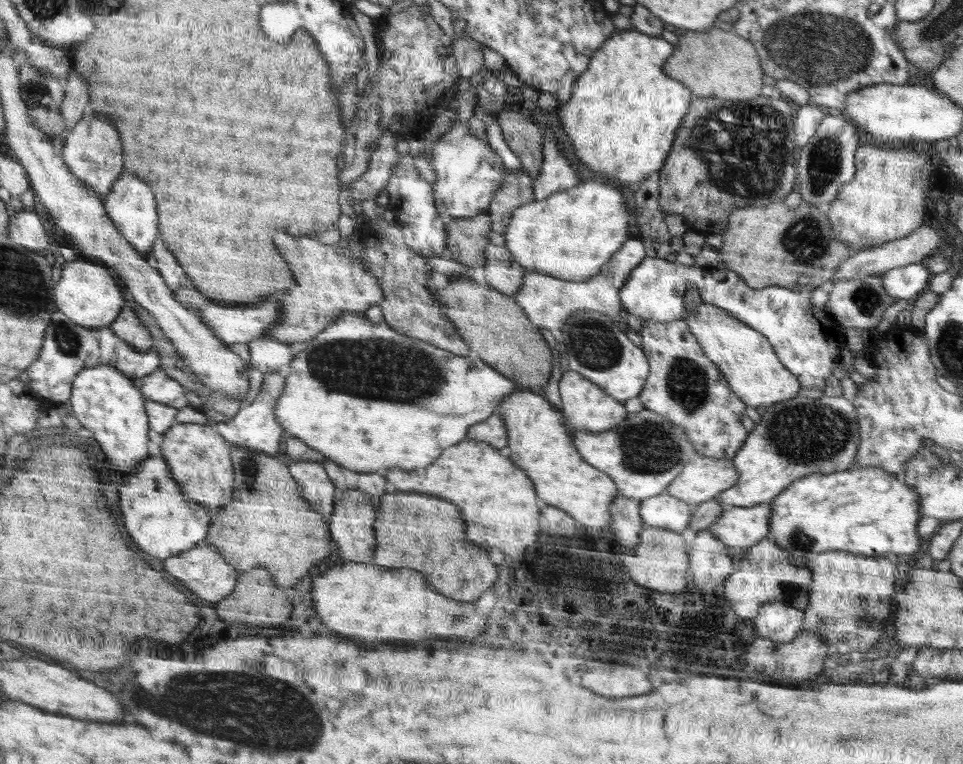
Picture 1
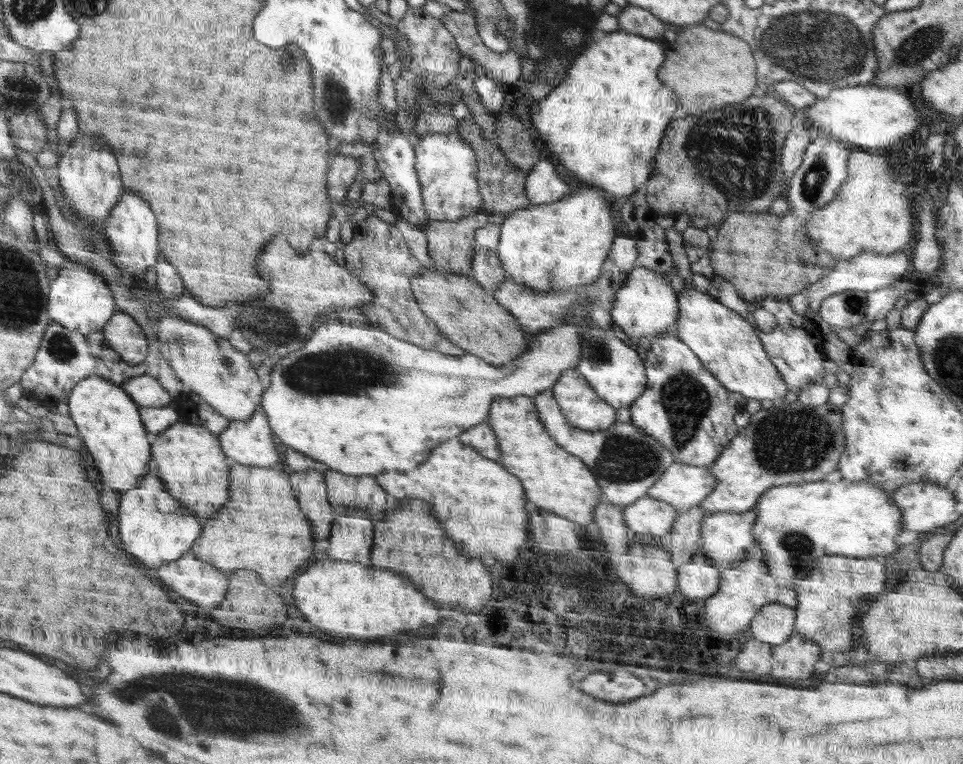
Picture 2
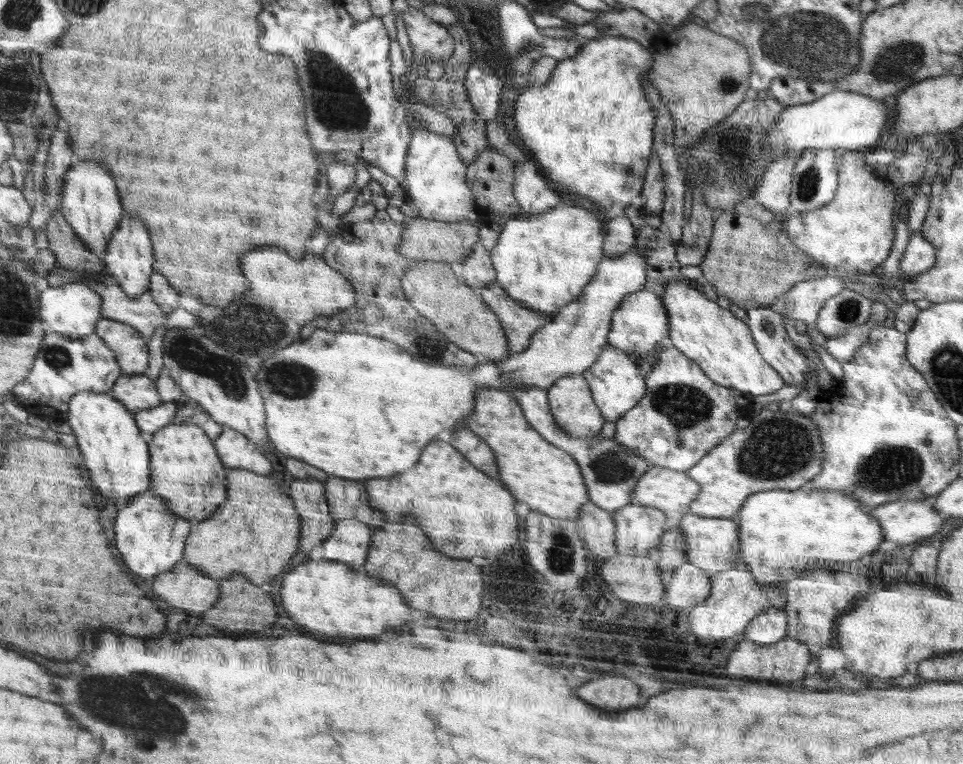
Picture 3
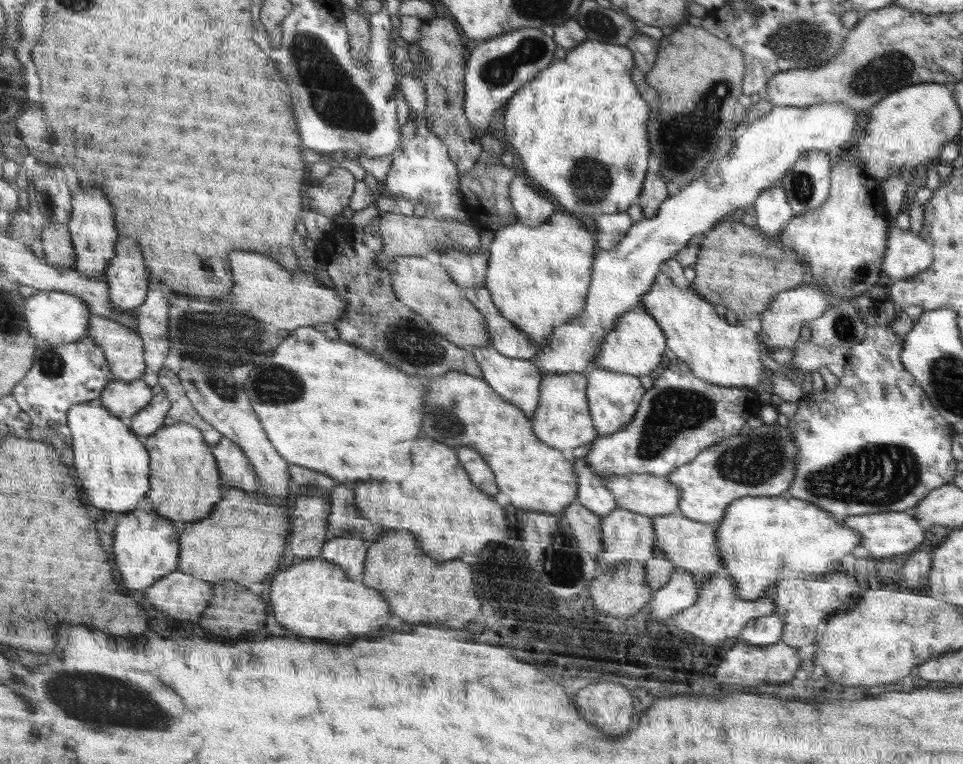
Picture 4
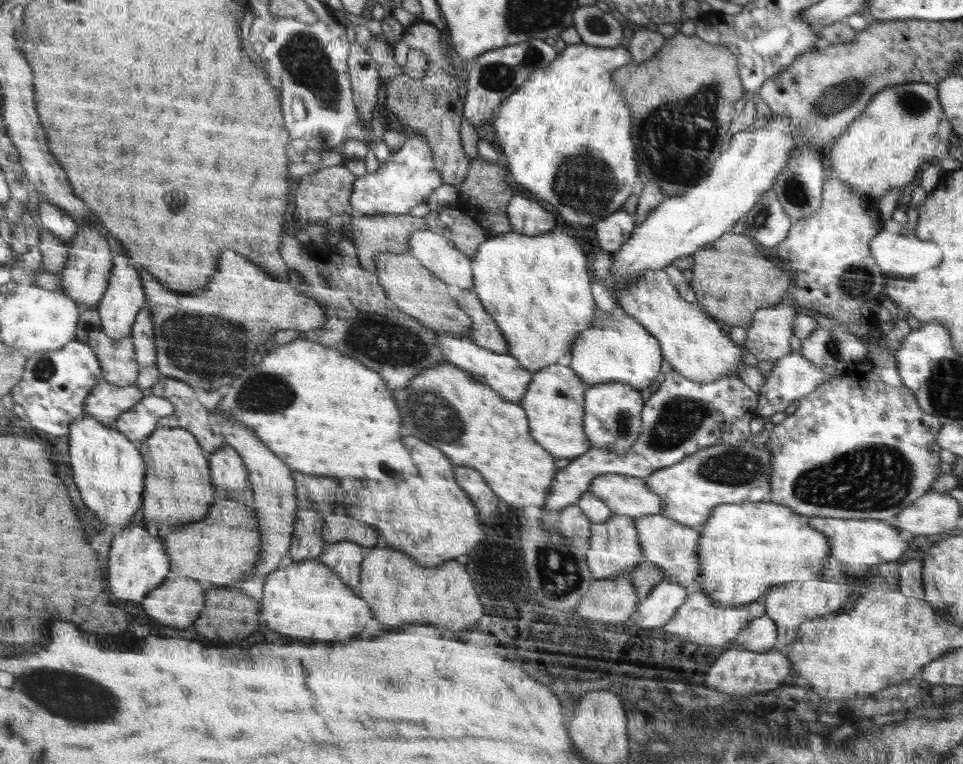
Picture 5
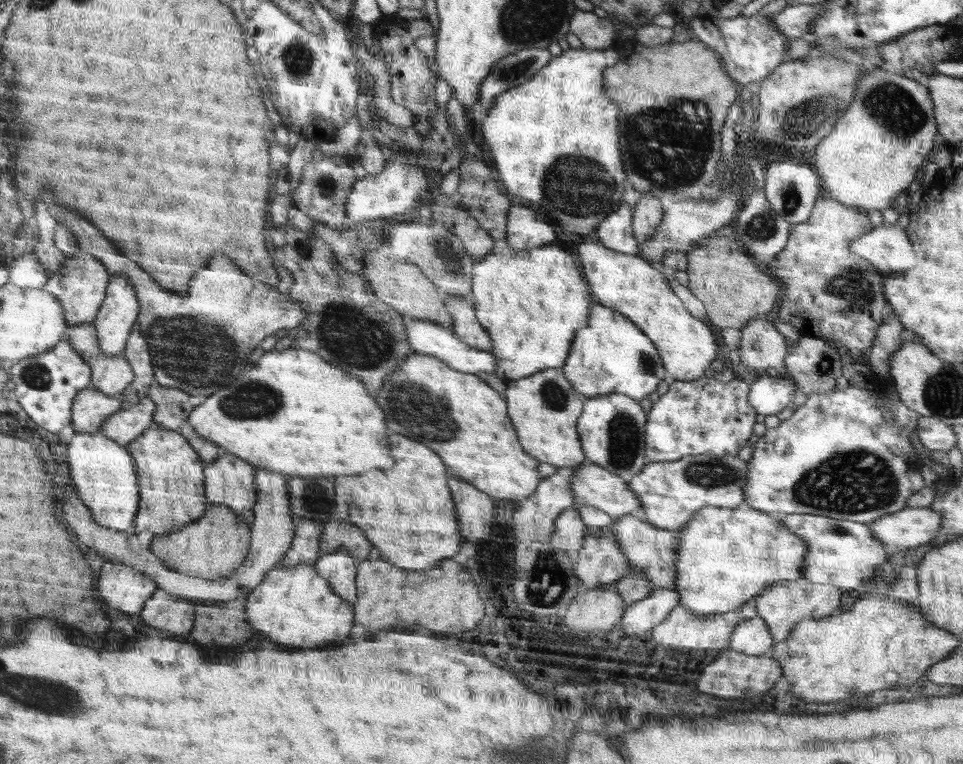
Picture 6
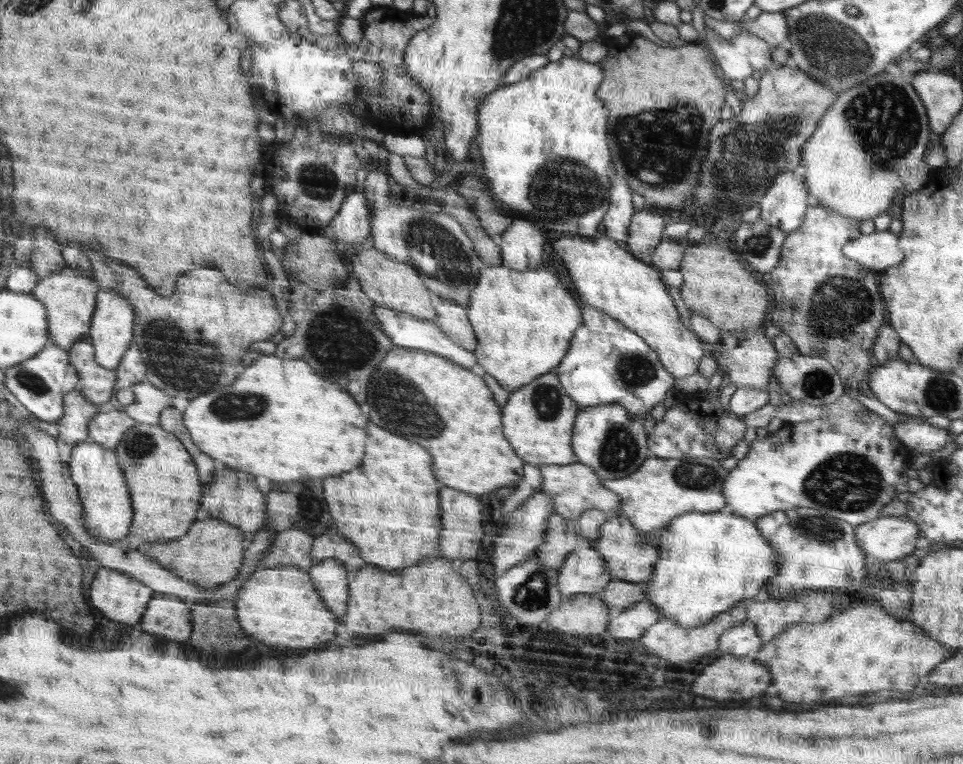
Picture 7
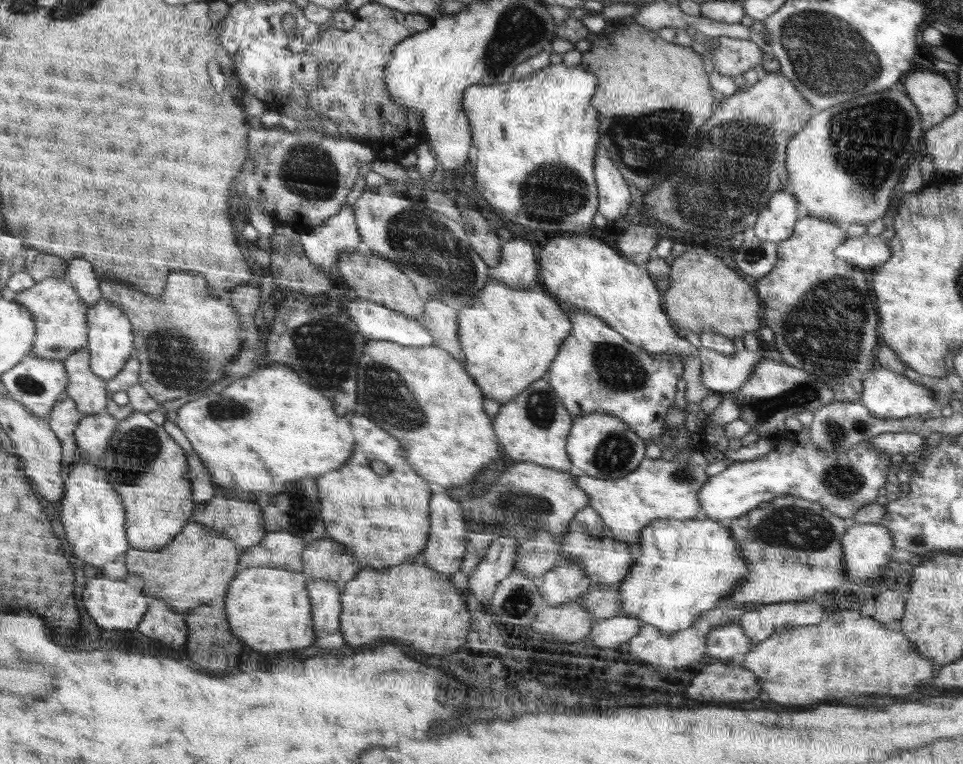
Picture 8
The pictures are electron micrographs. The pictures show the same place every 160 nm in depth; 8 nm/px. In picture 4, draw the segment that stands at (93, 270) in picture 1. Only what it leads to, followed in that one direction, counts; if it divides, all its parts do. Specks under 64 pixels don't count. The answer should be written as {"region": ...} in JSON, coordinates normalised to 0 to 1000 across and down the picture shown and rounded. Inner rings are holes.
{"region":[[[39,381],[38,385],[27,390],[24,401],[27,429],[38,448],[67,452],[83,445],[91,435],[96,408],[92,406],[91,397],[80,386],[64,381]]]}

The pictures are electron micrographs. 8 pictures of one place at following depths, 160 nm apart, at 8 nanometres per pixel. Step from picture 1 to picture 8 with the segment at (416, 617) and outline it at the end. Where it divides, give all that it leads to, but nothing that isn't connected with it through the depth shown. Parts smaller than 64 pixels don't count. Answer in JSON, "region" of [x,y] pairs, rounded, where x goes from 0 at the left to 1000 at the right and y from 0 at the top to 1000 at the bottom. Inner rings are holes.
{"region":[[[262,742],[251,745],[242,760],[238,762],[235,775],[234,802],[238,806],[238,821],[242,830],[251,835],[262,851],[276,853],[276,856],[289,856],[303,848],[318,848],[326,840],[326,822],[324,822],[324,801],[322,791],[325,791],[318,777],[319,754],[309,747],[299,746],[295,742]]]}

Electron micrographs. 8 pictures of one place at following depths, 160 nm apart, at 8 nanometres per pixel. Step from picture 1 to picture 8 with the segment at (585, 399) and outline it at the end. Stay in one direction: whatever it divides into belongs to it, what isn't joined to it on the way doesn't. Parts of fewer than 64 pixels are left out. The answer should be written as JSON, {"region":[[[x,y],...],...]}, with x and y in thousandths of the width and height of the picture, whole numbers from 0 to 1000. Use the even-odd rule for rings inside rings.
{"region":[[[566,492],[518,534],[512,562],[516,564],[516,575],[532,605],[553,605],[590,618],[595,613],[590,596],[590,573],[596,548]]]}

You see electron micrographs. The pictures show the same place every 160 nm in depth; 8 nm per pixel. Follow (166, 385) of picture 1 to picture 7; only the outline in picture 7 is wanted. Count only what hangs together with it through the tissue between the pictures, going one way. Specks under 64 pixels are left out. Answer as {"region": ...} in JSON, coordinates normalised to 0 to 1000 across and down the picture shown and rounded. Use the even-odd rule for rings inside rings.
{"region":[[[81,508],[69,516],[66,526],[67,545],[58,551],[60,579],[66,605],[74,603],[73,592],[81,580],[90,576],[90,558],[104,537],[102,529],[96,529],[85,520]]]}

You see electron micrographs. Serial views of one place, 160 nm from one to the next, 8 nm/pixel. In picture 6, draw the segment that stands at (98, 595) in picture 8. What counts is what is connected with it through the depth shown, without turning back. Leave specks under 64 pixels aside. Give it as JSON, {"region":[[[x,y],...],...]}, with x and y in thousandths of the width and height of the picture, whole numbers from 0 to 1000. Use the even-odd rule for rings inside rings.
{"region":[[[124,736],[108,738],[102,759],[102,775],[106,777],[106,787],[114,796],[127,798],[131,804],[143,804],[164,772],[163,763],[146,746],[134,741],[130,743]]]}

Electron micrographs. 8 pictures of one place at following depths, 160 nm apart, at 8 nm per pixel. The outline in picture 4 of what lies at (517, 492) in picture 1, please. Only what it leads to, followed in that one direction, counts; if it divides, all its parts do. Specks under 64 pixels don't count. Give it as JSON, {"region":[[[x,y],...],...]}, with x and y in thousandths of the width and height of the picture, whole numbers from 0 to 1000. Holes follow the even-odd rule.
{"region":[[[436,573],[430,584],[432,613],[420,631],[413,634],[413,639],[405,639],[399,631],[376,631],[366,636],[374,673],[407,694],[426,694],[432,699],[434,709],[438,709],[438,720],[455,734],[494,725],[509,707],[525,707],[528,691],[523,668],[490,636],[491,630],[478,610],[474,592],[457,579],[449,579],[447,573]]]}

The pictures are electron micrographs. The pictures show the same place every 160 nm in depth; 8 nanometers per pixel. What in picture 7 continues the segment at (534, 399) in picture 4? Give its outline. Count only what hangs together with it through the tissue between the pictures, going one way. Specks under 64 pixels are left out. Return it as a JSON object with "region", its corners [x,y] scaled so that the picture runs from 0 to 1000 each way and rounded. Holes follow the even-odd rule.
{"region":[[[393,401],[387,406],[388,414],[396,421],[397,435],[407,442],[411,454],[420,454],[433,459],[447,459],[451,463],[459,465],[461,469],[469,470],[481,480],[494,482],[495,465],[491,459],[486,459],[483,454],[476,453],[465,438],[457,431],[451,420],[432,416],[427,411],[420,411],[410,406],[401,406],[401,402]],[[413,408],[413,411],[411,411]]]}

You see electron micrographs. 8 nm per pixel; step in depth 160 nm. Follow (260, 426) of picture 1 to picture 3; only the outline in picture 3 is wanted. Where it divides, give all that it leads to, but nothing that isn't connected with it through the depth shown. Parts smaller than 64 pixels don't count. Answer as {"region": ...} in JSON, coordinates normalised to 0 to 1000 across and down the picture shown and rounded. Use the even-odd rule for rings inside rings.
{"region":[[[233,559],[229,569],[221,575],[225,593],[236,613],[252,613],[266,620],[280,622],[282,605],[278,589],[268,586],[254,568]]]}

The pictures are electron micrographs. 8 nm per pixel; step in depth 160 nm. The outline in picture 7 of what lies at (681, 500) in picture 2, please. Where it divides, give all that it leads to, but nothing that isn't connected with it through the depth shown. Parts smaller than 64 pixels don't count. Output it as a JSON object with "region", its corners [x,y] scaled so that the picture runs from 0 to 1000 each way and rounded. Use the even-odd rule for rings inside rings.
{"region":[[[602,605],[591,609],[560,609],[559,610],[563,622],[563,631],[559,637],[559,643],[562,641],[565,647],[574,652],[574,666],[576,673],[582,673],[584,678],[598,682],[604,671],[607,671],[613,666],[623,666],[627,670],[632,668],[642,673],[643,665],[645,664],[645,652],[637,643],[631,641],[627,635],[627,628],[619,619],[615,610],[609,610]]]}

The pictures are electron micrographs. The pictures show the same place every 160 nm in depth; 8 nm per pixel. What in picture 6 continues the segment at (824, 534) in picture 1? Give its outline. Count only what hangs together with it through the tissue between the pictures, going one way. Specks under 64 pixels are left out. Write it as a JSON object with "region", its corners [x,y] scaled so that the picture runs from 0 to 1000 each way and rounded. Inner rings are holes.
{"region":[[[768,660],[764,665],[732,664],[727,670],[721,671],[719,681],[714,682],[707,692],[706,719],[703,720],[703,760],[699,764],[698,772],[706,779],[706,792],[719,800],[723,806],[747,805],[769,797],[775,788],[790,781],[800,766],[810,760],[828,760],[832,757],[832,746],[836,743],[836,723],[838,712],[829,704],[828,699],[822,699],[811,682],[813,671],[802,673],[791,670],[784,665]]]}

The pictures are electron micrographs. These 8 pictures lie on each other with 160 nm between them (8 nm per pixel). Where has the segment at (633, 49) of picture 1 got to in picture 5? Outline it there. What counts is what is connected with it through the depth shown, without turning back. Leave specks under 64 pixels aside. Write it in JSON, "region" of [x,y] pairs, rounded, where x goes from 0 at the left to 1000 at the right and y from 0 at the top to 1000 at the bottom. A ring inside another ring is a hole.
{"region":[[[602,56],[589,59],[569,86],[557,90],[550,102],[526,126],[512,154],[515,182],[520,199],[528,208],[532,238],[555,254],[562,266],[573,267],[584,291],[600,298],[641,279],[657,254],[658,241],[667,230],[658,207],[658,188],[654,181],[654,139],[637,109],[634,94],[656,80],[652,64],[619,62]]]}

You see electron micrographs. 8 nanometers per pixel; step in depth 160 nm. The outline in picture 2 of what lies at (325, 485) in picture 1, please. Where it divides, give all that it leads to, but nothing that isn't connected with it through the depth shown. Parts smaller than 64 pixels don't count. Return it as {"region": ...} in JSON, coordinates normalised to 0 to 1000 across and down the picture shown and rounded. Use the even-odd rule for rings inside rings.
{"region":[[[318,615],[314,618],[301,619],[301,626],[305,628],[305,641],[309,641],[308,652],[314,654],[314,670],[326,688],[326,704],[339,708],[339,702],[343,699],[343,683],[345,683],[345,665],[339,652],[340,636],[336,636],[336,623],[334,618],[328,615]]]}

